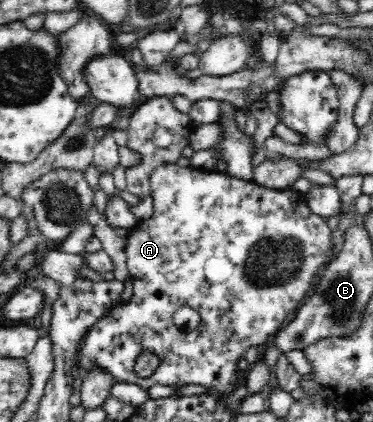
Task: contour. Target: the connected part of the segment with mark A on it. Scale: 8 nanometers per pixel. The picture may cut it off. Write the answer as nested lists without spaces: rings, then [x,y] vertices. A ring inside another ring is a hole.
[[[174,163],[162,164],[152,171],[150,195],[154,202],[152,216],[149,219],[139,221],[137,225],[129,230],[126,236],[125,251],[127,252],[129,277],[133,281],[133,296],[127,303],[122,302],[122,305],[119,305],[117,309],[113,309],[107,317],[103,317],[101,321],[91,326],[78,349],[76,357],[77,369],[82,368],[87,373],[87,371],[93,370],[96,365],[96,367],[101,367],[101,369],[107,370],[107,372],[115,376],[117,382],[131,383],[147,389],[153,385],[204,386],[211,389],[209,393],[223,398],[230,390],[237,363],[242,359],[242,355],[247,351],[247,348],[269,342],[274,334],[299,311],[299,307],[307,301],[307,297],[311,297],[310,293],[314,291],[316,282],[319,276],[322,275],[323,268],[329,265],[331,261],[335,261],[337,255],[333,257],[333,251],[331,251],[331,245],[333,245],[331,233],[333,229],[330,228],[325,218],[317,215],[310,208],[309,198],[306,197],[305,193],[301,194],[299,191],[293,190],[291,186],[283,189],[263,187],[254,181],[245,181],[233,177],[227,172],[216,170],[200,171],[193,167],[181,167]],[[184,306],[193,308],[201,316],[198,327],[192,332],[177,328],[173,323],[175,312]],[[147,353],[155,355],[156,359],[158,359],[158,364],[153,374],[141,378],[135,372],[135,364],[139,356],[147,355]]]

